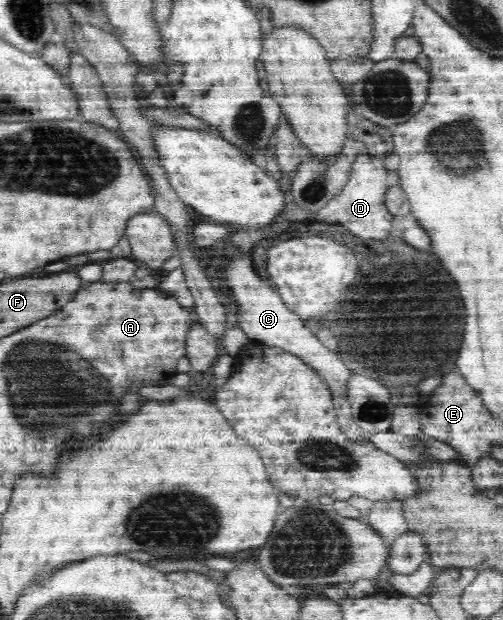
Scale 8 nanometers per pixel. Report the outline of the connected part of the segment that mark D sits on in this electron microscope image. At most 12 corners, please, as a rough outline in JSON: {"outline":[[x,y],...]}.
{"outline":[[357,154],[347,183],[315,218],[383,238],[384,203],[400,176],[382,156]]}

